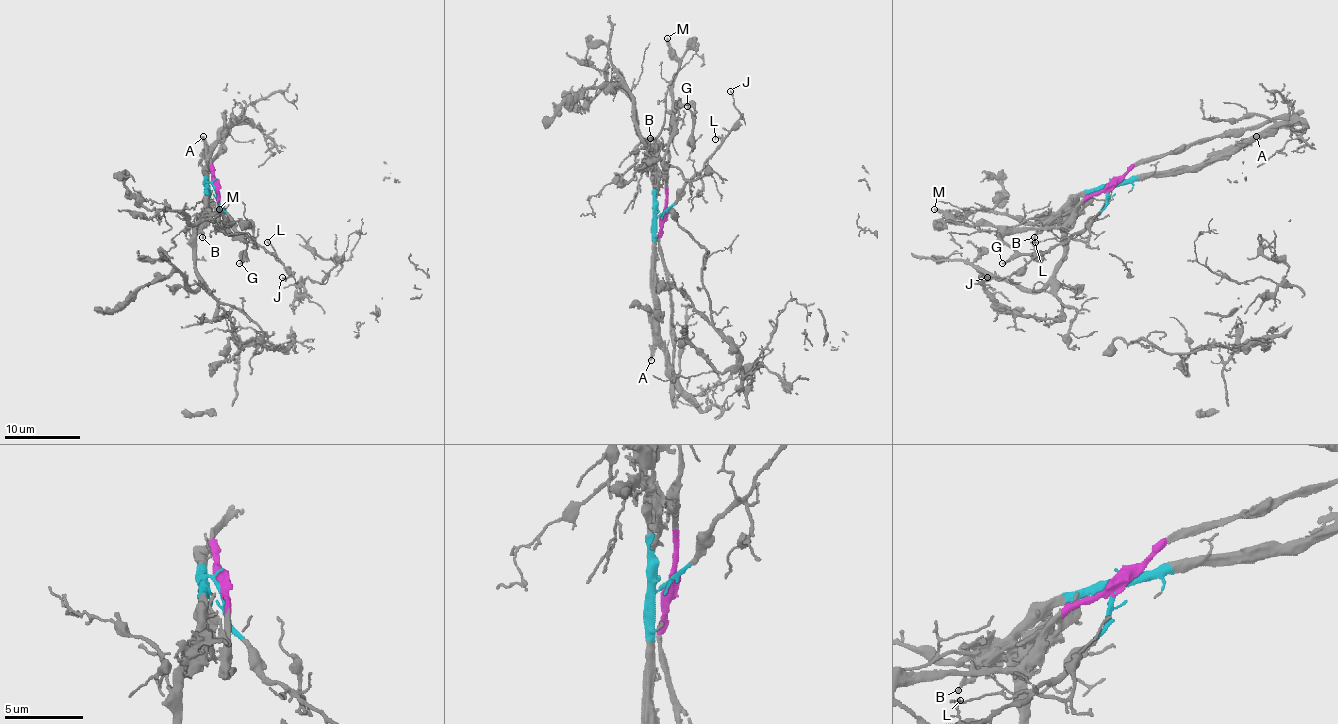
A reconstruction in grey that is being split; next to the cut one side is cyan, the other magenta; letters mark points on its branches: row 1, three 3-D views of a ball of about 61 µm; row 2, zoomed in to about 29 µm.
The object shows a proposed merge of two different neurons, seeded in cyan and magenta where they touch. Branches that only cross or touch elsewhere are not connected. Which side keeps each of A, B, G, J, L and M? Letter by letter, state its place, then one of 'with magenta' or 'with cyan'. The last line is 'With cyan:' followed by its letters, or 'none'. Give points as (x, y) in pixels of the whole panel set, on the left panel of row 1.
A: at (203, 136); with cyan
B: at (202, 237); with magenta
G: at (239, 263); with magenta
J: at (282, 277); with cyan
L: at (267, 242); with cyan
M: at (219, 209); with magenta
With cyan: A, J, L

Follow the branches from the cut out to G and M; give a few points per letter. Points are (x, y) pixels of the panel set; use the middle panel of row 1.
G: (663, 215), (671, 116), (684, 105), (690, 105), (695, 111), (694, 118), (688, 105)
M: (663, 215), (673, 77), (678, 67), (678, 58), (667, 37)

